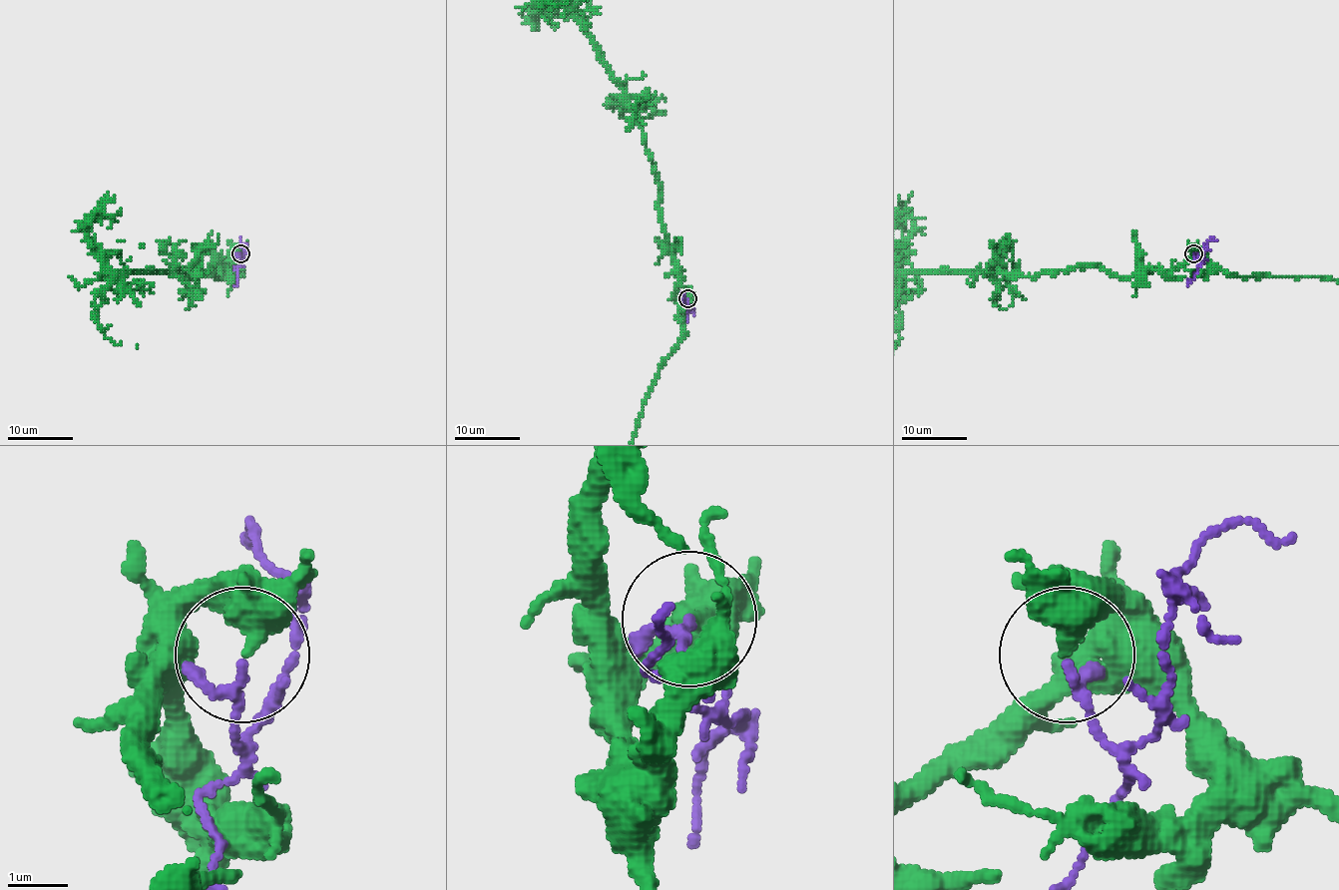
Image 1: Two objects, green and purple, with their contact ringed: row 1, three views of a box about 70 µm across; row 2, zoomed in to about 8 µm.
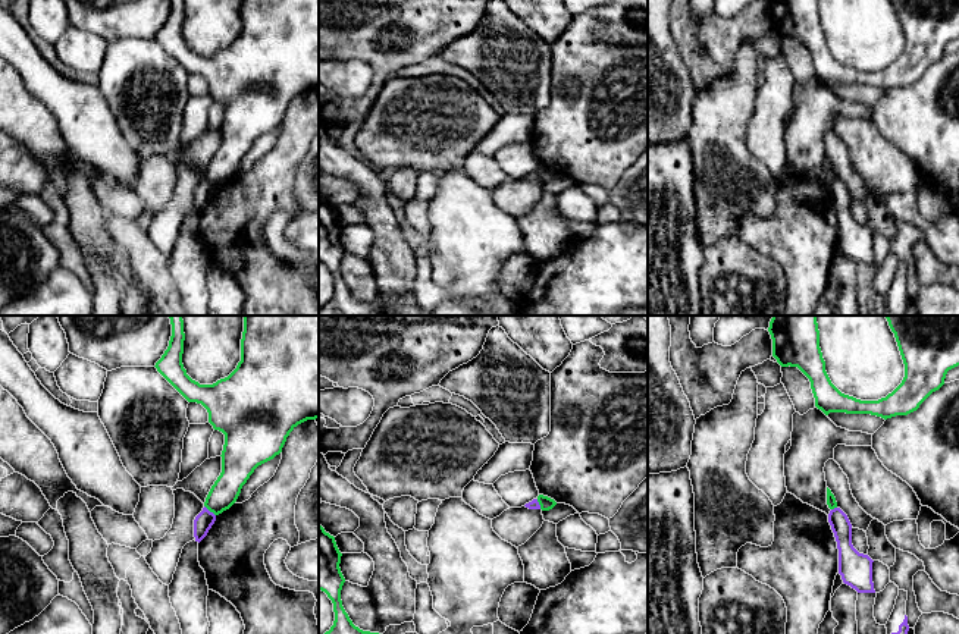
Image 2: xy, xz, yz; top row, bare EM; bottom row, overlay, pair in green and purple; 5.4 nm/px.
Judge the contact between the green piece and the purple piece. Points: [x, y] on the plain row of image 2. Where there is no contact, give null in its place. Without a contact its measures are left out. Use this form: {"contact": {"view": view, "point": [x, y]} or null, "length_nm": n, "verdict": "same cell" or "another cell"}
{"contact": {"view": "xy", "point": [210, 182]}, "length_nm": 90, "verdict": "another cell"}

